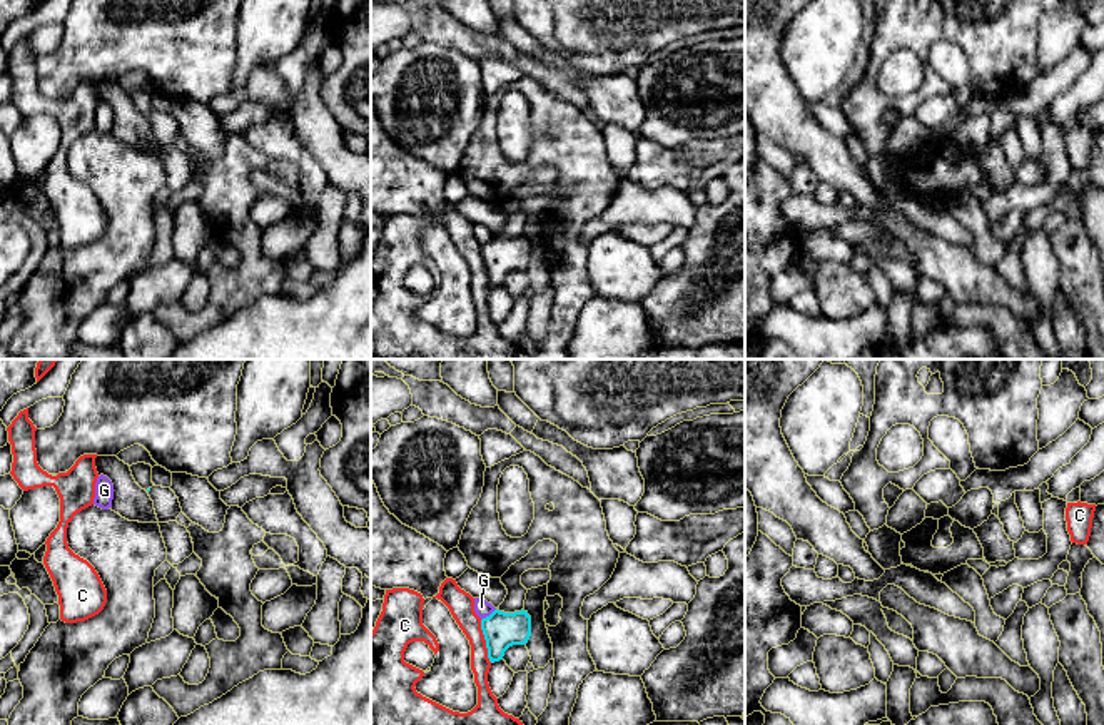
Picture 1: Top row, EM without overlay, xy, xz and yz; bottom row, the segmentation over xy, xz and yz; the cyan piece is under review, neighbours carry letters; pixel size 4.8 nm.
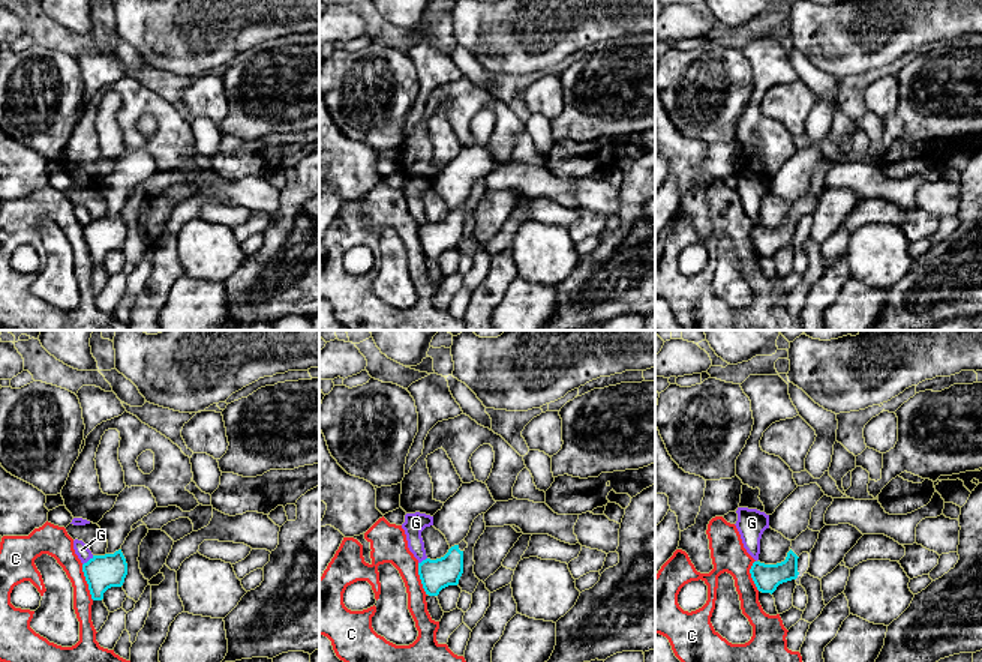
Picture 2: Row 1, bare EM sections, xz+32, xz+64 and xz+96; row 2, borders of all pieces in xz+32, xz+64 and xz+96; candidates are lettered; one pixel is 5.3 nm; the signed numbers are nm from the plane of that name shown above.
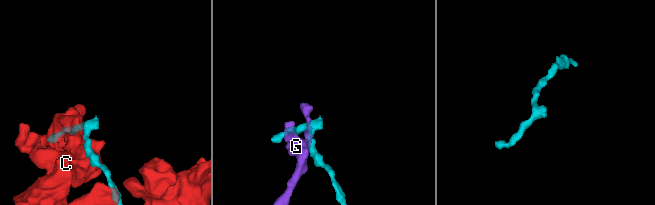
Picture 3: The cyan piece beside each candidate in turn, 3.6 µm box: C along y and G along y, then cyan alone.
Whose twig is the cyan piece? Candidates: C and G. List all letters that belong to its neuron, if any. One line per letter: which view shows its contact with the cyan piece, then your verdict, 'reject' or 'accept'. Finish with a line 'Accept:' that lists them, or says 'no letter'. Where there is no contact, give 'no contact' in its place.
C: xz | reject
G: xz | reject
Accept: no letter

